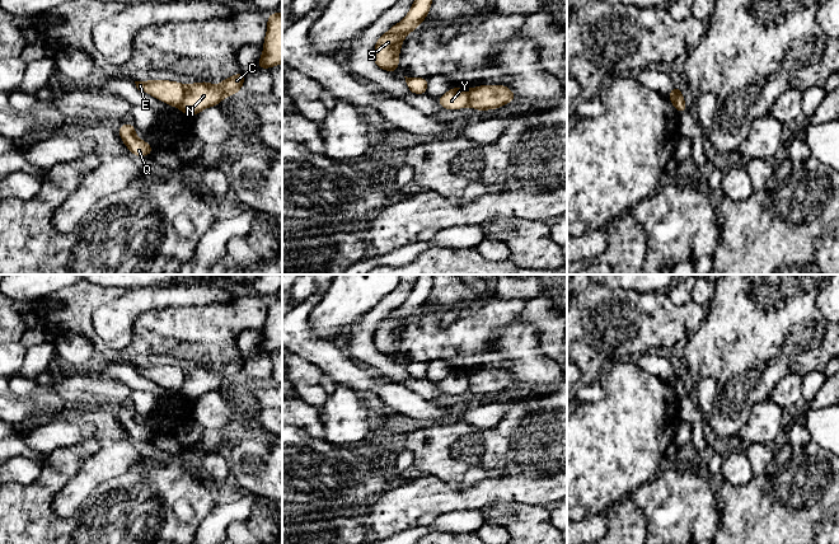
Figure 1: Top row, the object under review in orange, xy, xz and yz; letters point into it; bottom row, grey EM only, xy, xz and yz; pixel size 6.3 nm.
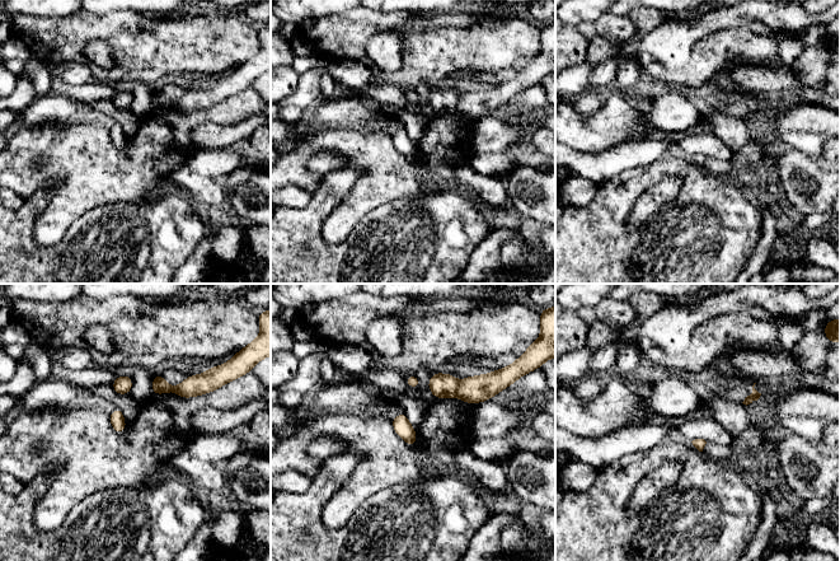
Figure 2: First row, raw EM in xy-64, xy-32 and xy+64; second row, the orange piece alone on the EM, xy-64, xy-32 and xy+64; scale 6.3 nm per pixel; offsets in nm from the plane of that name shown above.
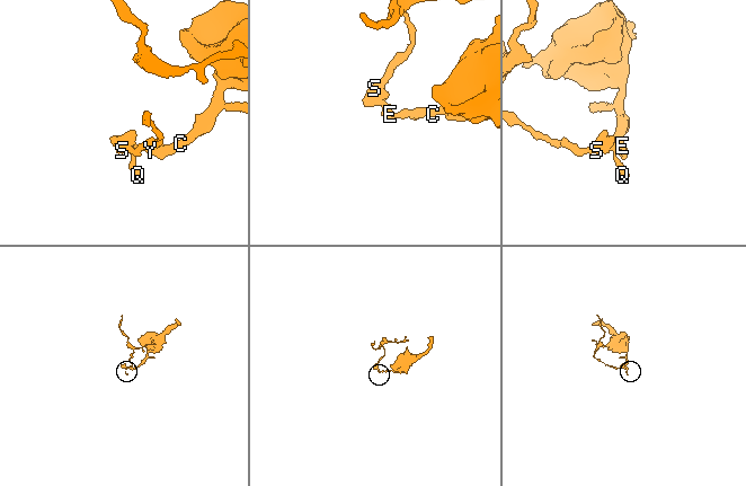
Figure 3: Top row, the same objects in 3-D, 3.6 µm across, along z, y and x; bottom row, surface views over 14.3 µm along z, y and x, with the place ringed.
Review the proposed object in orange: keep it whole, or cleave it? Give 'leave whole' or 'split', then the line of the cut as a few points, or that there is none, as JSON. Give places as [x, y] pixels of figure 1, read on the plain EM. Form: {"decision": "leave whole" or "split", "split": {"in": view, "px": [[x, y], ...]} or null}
{"decision": "split", "split": {"in": "xy", "px": [[186, 371], [186, 378], [178, 392]]}}

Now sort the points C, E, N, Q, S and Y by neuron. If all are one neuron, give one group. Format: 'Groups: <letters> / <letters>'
Groups: C N / E Q S Y

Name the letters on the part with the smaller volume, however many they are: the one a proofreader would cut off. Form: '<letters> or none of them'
E, Q, S, Y

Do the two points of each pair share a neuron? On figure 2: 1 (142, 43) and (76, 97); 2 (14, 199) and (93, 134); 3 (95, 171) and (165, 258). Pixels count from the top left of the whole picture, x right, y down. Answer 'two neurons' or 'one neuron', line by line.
1: two neurons
2: two neurons
3: two neurons

